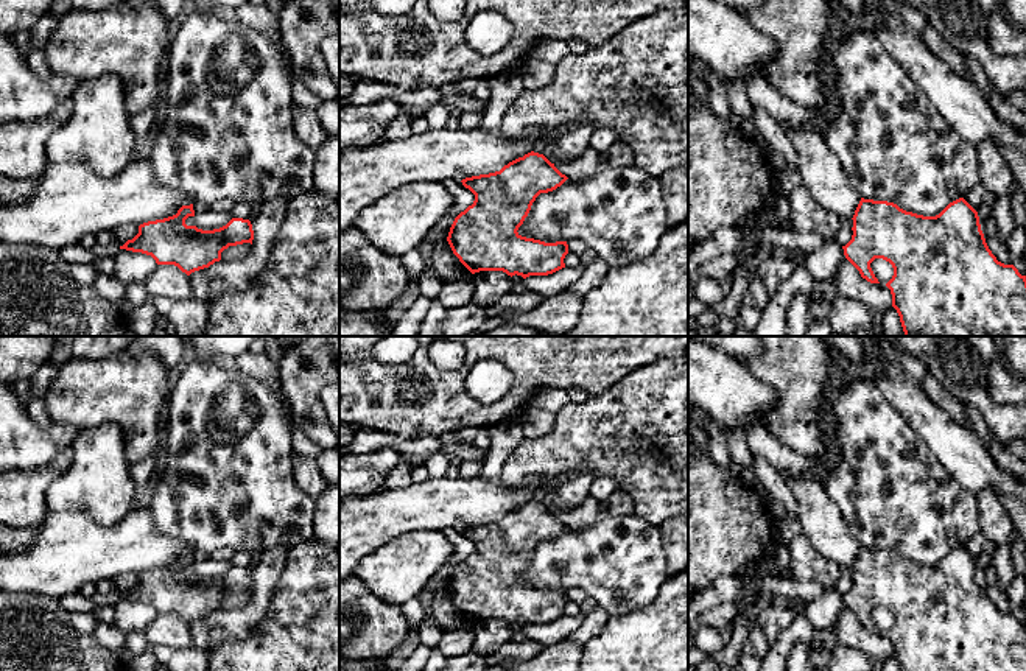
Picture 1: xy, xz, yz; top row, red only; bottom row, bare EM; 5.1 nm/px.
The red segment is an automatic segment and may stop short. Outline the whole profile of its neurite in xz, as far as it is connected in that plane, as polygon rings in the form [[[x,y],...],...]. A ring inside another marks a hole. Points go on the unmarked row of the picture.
[[[528,501],[500,520],[462,528],[475,550],[461,560],[447,590],[472,621],[503,620],[508,624],[548,624],[565,617],[567,590],[545,592],[517,579],[540,542],[560,536],[568,526],[543,503]]]

